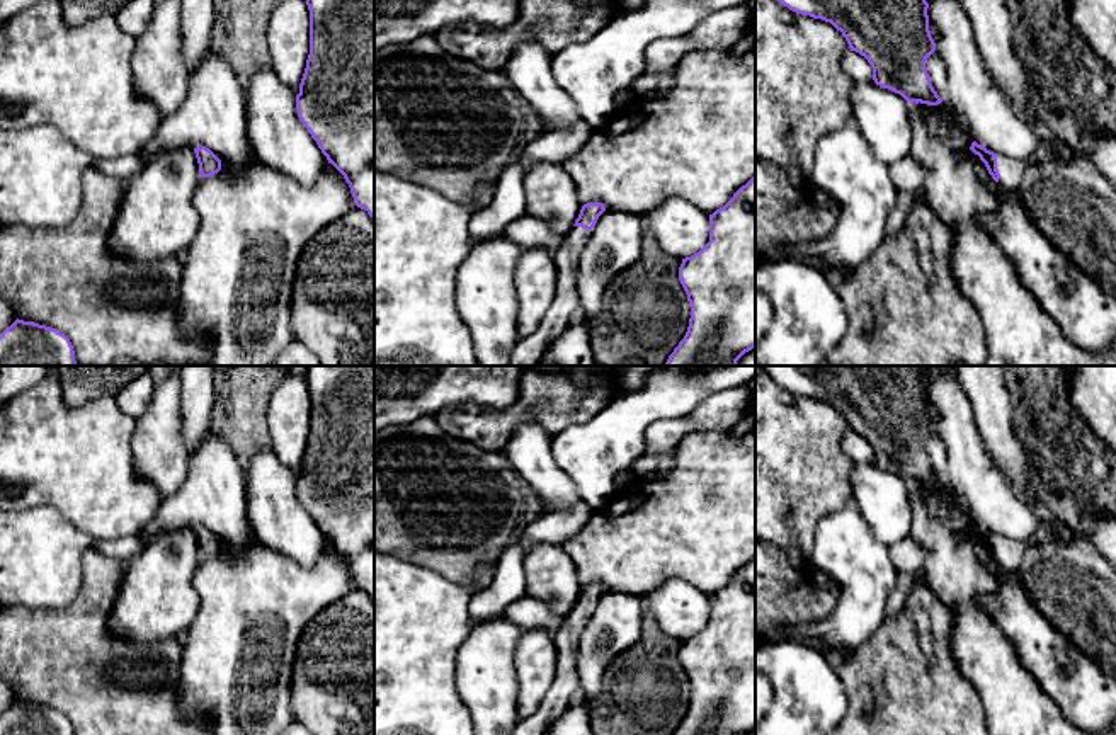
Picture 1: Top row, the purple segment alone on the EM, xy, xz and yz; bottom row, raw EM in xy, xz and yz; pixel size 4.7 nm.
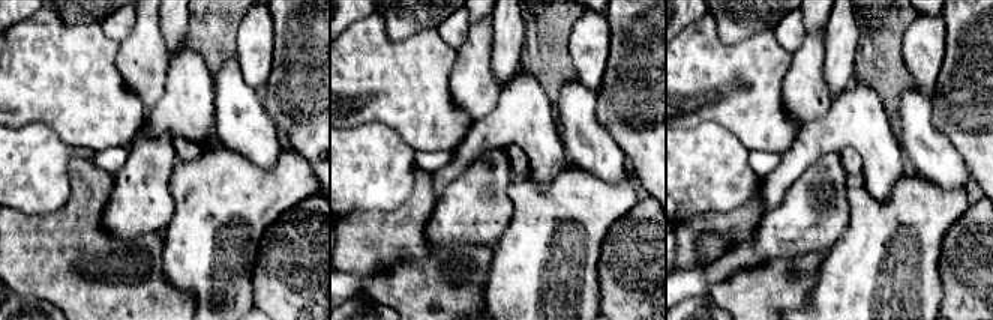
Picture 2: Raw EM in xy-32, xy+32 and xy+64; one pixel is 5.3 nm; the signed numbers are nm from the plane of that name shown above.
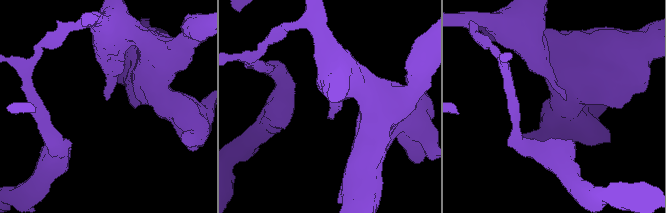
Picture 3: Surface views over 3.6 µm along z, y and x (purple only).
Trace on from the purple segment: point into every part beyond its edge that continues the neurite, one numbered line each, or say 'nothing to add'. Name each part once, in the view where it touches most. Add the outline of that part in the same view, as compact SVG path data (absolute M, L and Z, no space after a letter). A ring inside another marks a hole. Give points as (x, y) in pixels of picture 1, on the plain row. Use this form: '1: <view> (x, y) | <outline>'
1: yz (1011, 553) | M997 536L997 551L1000 555L999 565L1004 570L1016 572L1021 565L1026 548L1026 543L1017 543L1004 536Z

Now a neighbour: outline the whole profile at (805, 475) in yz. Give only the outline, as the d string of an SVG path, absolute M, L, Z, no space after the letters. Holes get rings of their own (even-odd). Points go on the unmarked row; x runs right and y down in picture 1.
M766 371L755 373L755 541L771 543L776 548L783 550L789 563L796 568L803 568L803 570L810 568L817 524L823 517L842 510L846 504L852 499L851 470L854 463L847 458L847 454L842 449L842 441L847 432L851 432L851 429L846 419L830 403L825 403L822 400L813 400L810 396L796 395L788 388L784 388L779 381L771 378Z

